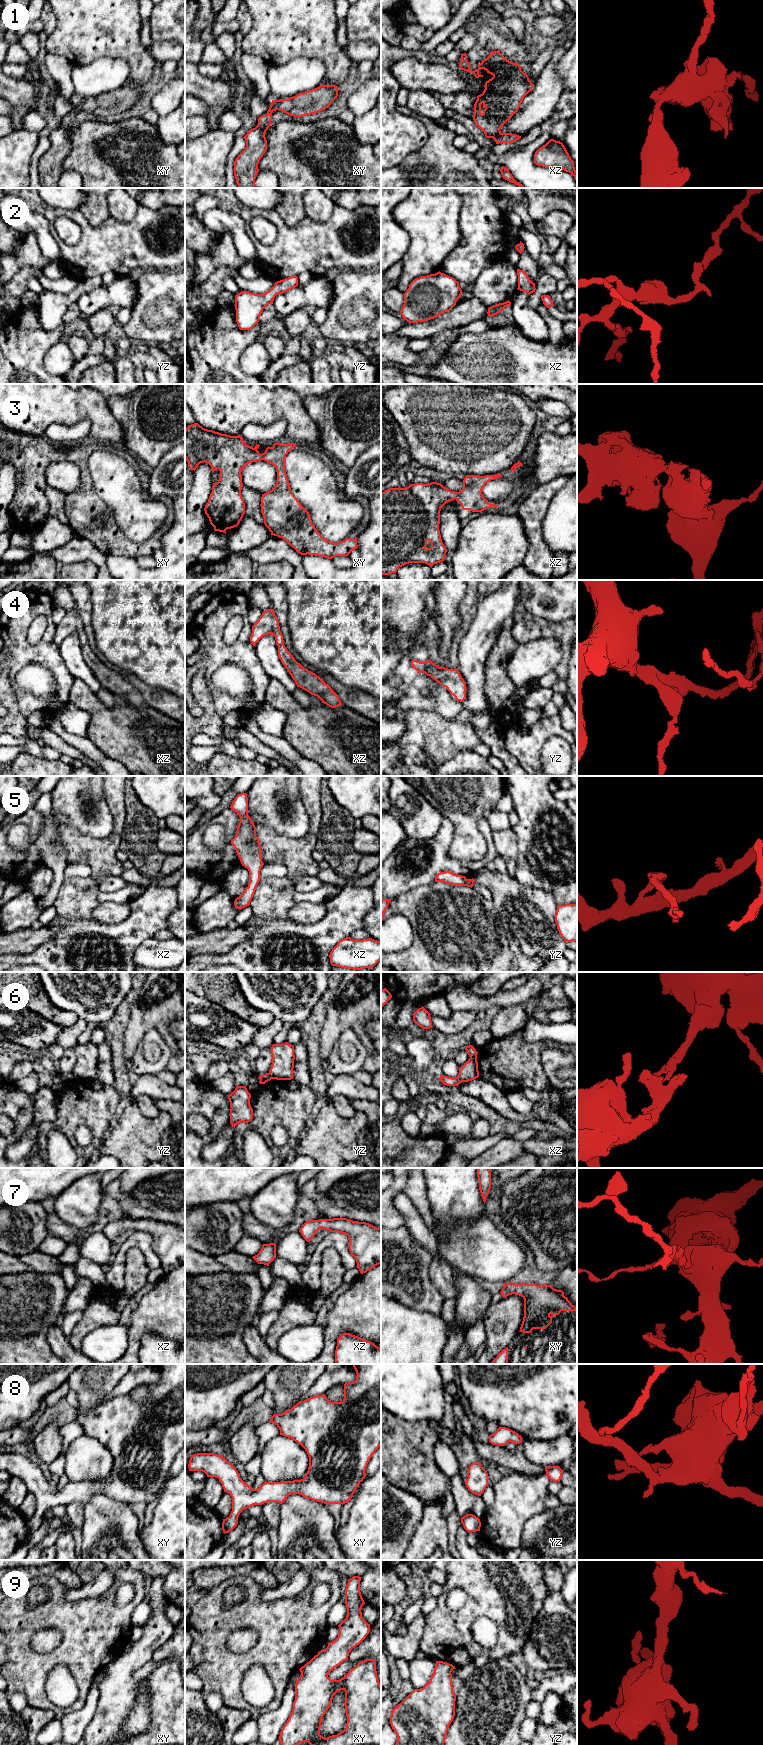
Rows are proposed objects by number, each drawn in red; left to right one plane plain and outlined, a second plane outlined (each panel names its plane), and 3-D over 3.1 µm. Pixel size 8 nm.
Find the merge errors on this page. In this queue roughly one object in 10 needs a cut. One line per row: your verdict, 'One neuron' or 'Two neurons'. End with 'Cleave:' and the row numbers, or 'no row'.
1: One neuron
2: One neuron
3: One neuron
4: One neuron
5: One neuron
6: Two neurons
7: One neuron
8: One neuron
9: One neuron
Cleave: 6

